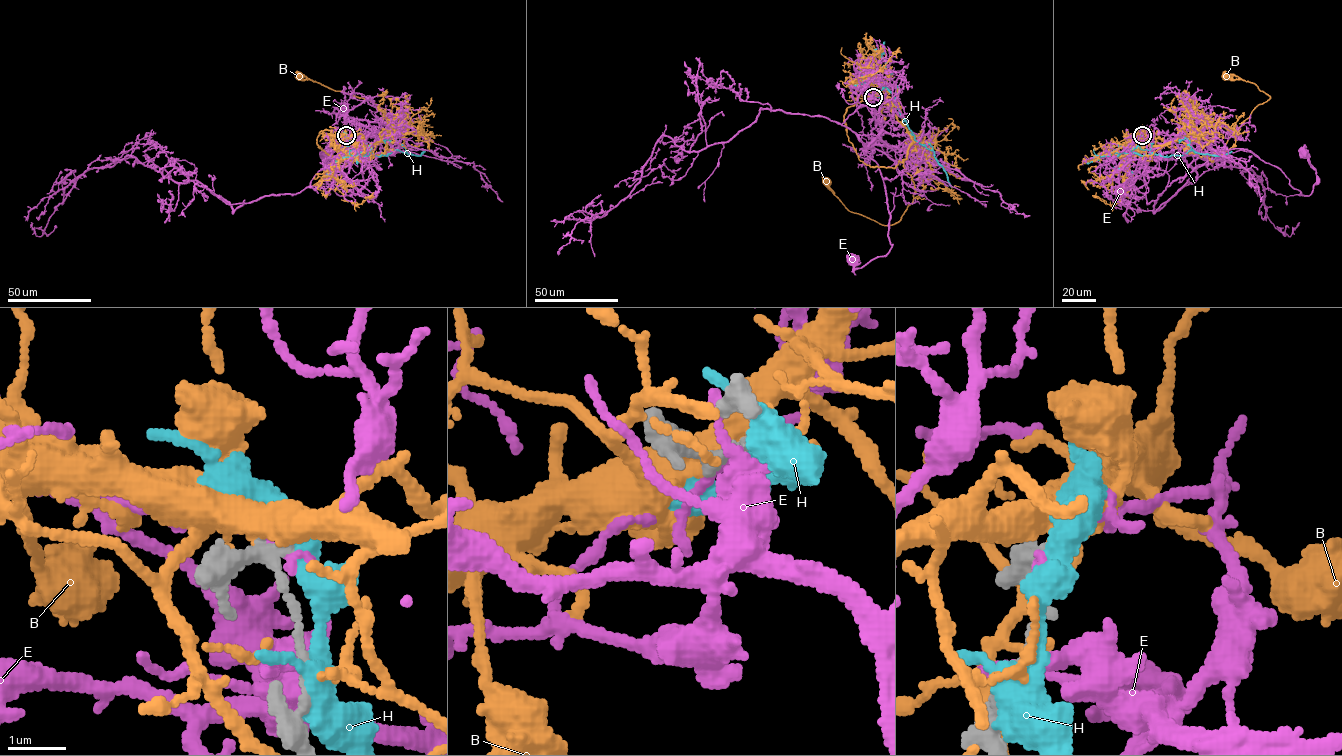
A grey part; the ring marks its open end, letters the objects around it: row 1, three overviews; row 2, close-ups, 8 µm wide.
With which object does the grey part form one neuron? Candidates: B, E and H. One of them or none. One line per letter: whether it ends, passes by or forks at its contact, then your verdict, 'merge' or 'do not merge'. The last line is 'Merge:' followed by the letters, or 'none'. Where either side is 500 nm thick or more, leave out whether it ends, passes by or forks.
B: it passes by; merge
E: it ends there; do not merge
H: it passes by; do not merge
Merge: B

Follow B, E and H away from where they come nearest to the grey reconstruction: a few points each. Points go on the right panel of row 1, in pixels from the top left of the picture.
B: (1141, 135), (1140, 143), (1183, 142), (1189, 153), (1220, 155), (1252, 111), (1270, 98), (1253, 83), (1226, 77)
E: (1141, 135), (1161, 143), (1194, 137), (1206, 158), (1247, 149), (1309, 195), (1316, 169), (1303, 153)
H: (1141, 135), (1142, 144), (1132, 152), (1139, 155), (1169, 156), (1190, 150), (1223, 155), (1232, 151)

